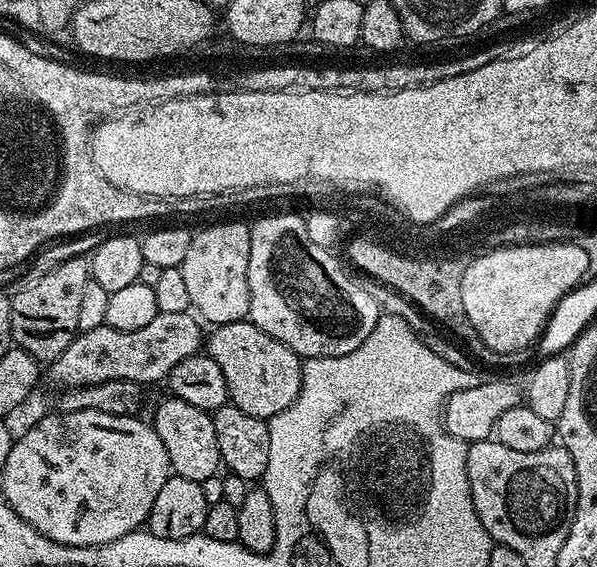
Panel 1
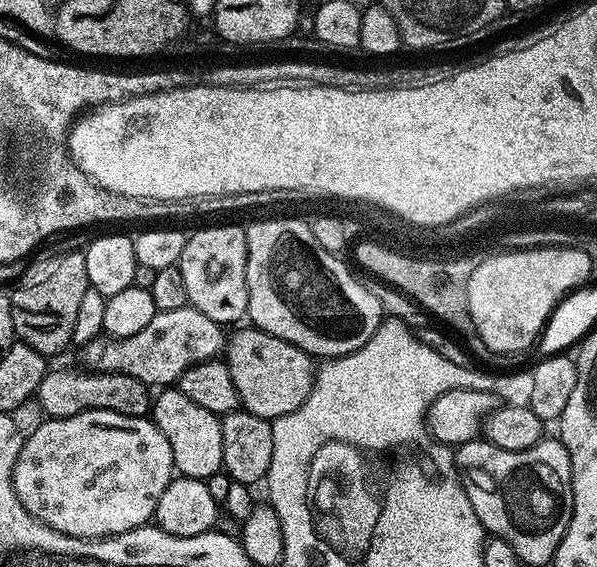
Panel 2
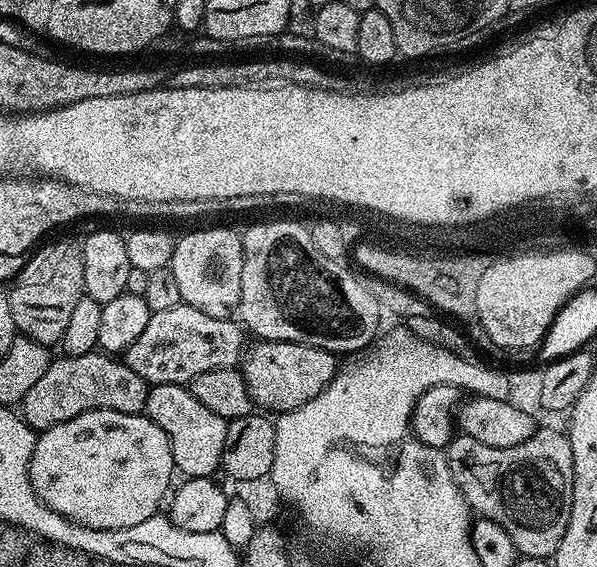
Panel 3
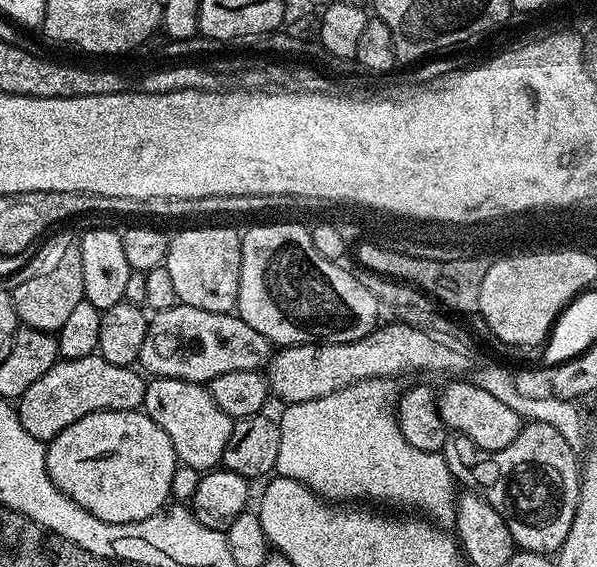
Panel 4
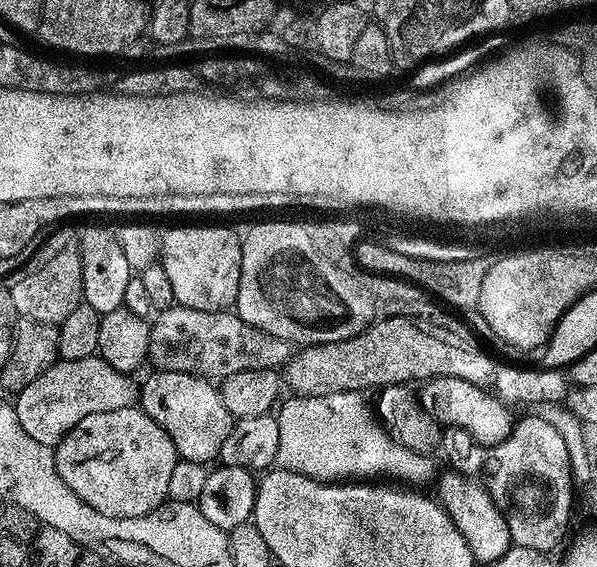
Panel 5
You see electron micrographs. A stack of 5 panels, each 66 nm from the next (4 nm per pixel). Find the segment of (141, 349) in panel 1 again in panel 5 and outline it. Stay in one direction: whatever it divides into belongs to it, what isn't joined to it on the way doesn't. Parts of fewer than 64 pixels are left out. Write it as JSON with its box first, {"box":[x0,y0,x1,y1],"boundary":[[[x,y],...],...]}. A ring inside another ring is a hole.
{"box":[150,306,294,378],"boundary":[[[173,306],[163,309],[151,321],[151,326],[150,360],[164,372],[189,372],[195,376],[223,378],[242,370],[280,370],[292,361],[294,355],[294,345],[286,338],[274,338],[274,334],[266,334],[266,330],[251,328],[232,310],[211,312]]]}

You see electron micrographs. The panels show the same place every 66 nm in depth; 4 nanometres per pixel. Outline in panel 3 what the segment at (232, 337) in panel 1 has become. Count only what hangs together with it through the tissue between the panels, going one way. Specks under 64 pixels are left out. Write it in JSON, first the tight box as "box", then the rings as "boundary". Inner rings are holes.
{"box":[242,339,338,414],"boundary":[[[257,339],[255,343],[256,345],[253,348],[251,345],[242,357],[242,371],[252,395],[253,405],[257,409],[267,410],[272,414],[294,410],[310,402],[310,398],[322,394],[322,390],[328,387],[328,383],[337,374],[338,356],[335,352],[281,340]]]}

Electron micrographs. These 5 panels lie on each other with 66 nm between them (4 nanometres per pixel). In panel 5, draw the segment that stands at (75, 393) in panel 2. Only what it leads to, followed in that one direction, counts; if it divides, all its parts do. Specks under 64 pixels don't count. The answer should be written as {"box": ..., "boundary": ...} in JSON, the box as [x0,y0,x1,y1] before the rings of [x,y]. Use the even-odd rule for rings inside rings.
{"box":[15,354,139,446],"boundary":[[[98,354],[90,358],[59,359],[54,366],[50,366],[50,370],[46,370],[46,374],[34,378],[30,386],[15,393],[18,422],[22,422],[22,430],[26,430],[34,442],[55,446],[67,432],[78,426],[78,422],[82,422],[82,418],[90,414],[135,407],[139,401],[139,383],[133,380],[131,375],[114,370]]]}

